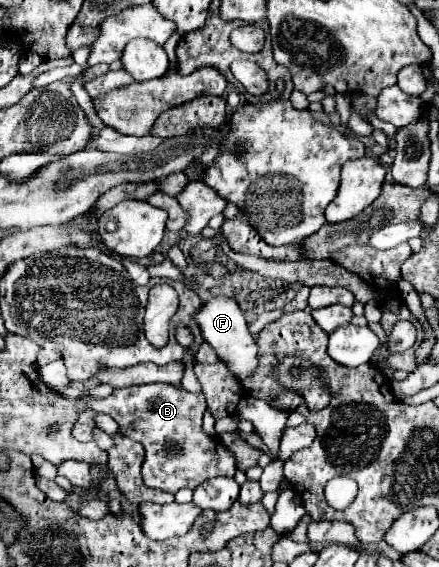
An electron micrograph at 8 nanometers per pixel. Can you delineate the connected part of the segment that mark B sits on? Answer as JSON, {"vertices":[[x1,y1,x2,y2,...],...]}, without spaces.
{"vertices":[[146,383,114,389,108,399,100,401,80,397,78,407,110,415,126,437,144,445,146,459,142,465,142,479,148,487,176,493,182,487,196,489,202,481,218,475,234,477,234,453,202,431,202,417,206,411,204,393,190,393,166,383]]}

